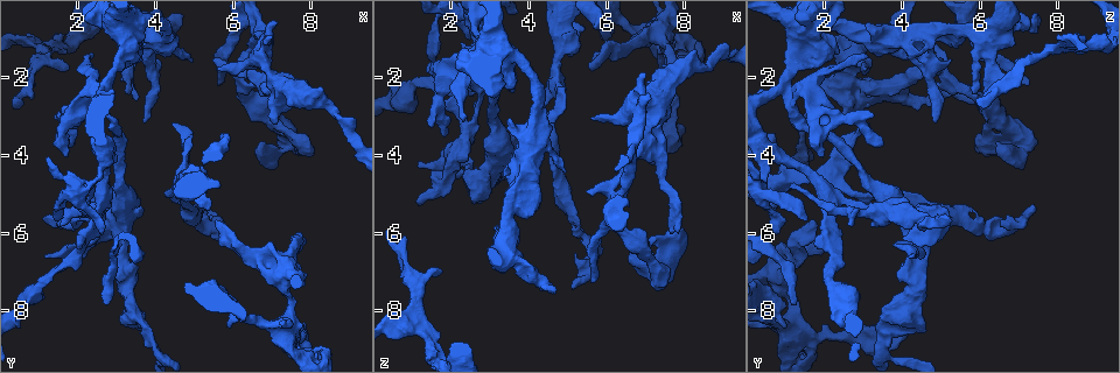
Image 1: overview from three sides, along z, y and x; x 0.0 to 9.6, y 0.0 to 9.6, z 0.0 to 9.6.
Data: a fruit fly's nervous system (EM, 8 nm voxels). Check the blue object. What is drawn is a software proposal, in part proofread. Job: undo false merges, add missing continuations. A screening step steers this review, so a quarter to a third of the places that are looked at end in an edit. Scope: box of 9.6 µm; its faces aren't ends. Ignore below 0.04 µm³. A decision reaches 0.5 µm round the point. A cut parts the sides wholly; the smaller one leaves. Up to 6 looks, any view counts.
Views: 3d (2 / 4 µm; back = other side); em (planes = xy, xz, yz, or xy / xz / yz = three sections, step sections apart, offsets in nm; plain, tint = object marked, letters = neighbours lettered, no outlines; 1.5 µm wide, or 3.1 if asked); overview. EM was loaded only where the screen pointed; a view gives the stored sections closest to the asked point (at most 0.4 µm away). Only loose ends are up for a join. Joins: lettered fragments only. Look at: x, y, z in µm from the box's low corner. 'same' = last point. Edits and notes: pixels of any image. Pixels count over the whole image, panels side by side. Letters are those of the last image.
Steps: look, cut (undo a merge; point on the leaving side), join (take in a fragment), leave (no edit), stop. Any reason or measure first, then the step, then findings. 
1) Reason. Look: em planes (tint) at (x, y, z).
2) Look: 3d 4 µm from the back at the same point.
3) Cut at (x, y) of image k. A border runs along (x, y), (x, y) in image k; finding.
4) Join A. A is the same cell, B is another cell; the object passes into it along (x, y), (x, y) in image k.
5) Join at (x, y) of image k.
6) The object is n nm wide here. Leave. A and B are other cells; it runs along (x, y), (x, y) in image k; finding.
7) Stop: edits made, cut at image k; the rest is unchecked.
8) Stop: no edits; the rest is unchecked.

Free end. Look: 3d 4 µm at (5.50, 5.65, 1.80).

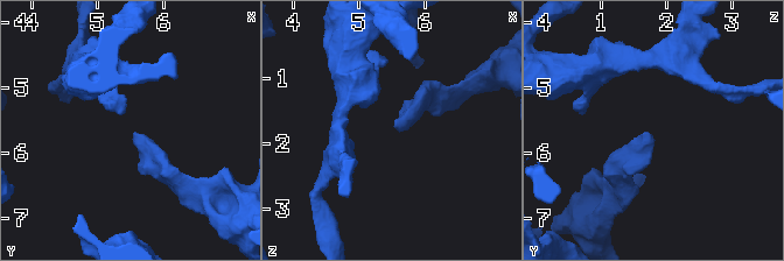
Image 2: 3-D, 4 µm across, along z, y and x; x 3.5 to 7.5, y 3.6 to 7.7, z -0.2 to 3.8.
Look: em planes (letters) at (5.50, 5.65, 1.70).

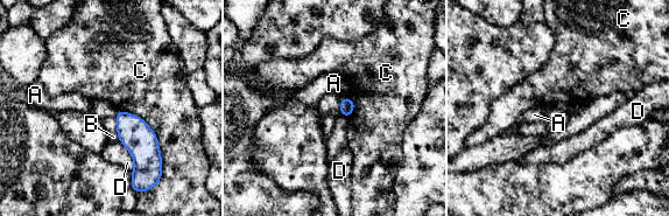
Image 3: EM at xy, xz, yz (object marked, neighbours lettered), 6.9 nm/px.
Leave. A, B, C and D are other cells; a border runs along (118, 110), (154, 132), (162, 171) in image 3; none of them fits.

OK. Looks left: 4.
Abrupt turn. Look: em xz step 8 (tint) at (4.05, 9.15, 3.55).

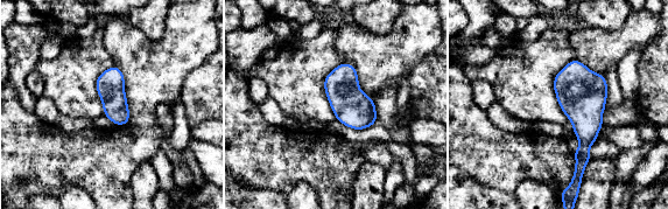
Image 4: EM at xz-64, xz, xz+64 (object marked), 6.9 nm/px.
Look: em xz step 8 (letters) at the same point.

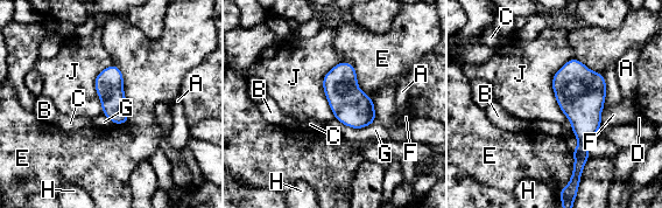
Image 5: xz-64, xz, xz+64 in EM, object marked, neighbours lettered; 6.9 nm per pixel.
The longest contact is with J, 500 nm. Leave. A, B, C, D, E, F, G, H and J are other cells; continuous, no second neuron.

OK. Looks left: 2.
Stop: no edits; the rest is unchecked.

